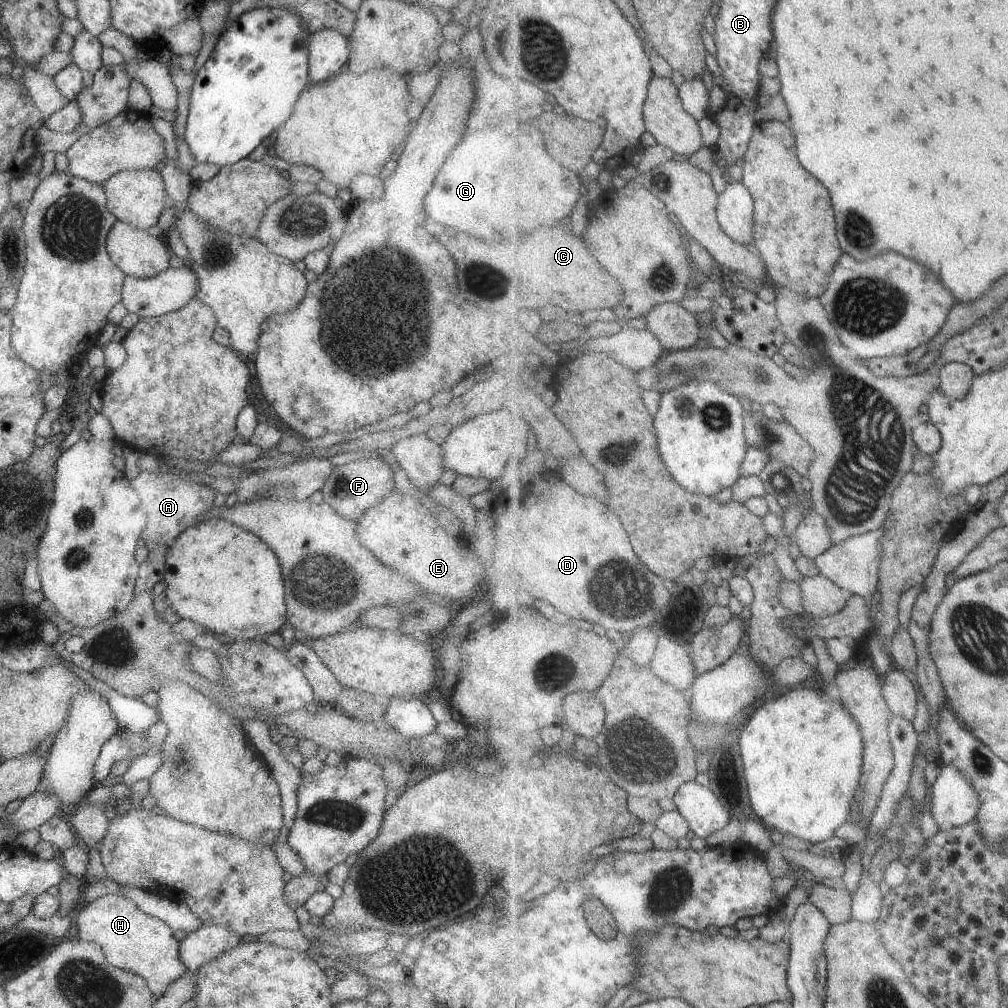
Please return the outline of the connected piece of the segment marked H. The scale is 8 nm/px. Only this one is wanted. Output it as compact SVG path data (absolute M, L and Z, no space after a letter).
M105 894L83 904L75 921L81 941L97 944L111 966L141 976L154 999L161 998L167 986L186 971L179 960L179 942L173 938L171 928L138 910L122 895Z

